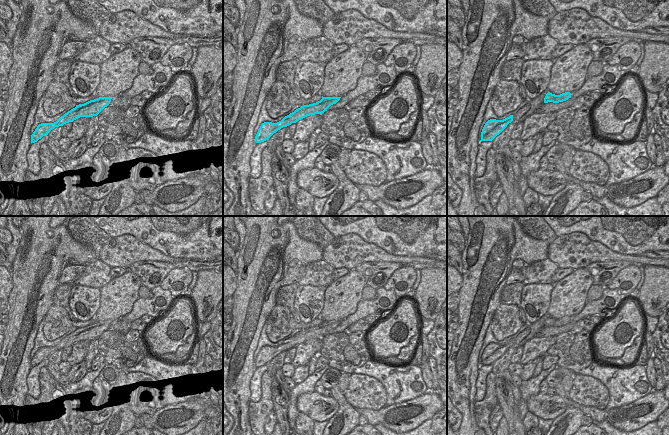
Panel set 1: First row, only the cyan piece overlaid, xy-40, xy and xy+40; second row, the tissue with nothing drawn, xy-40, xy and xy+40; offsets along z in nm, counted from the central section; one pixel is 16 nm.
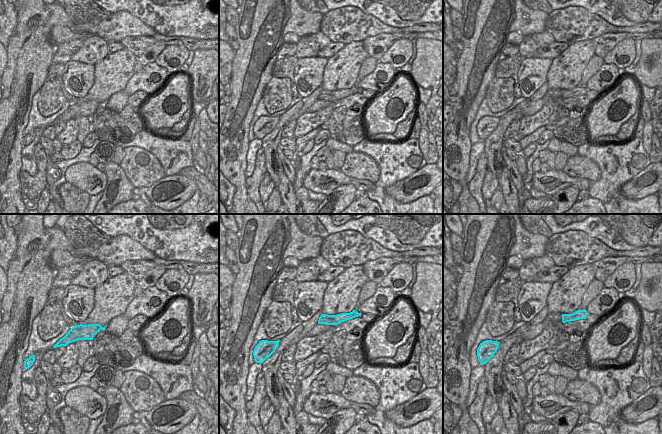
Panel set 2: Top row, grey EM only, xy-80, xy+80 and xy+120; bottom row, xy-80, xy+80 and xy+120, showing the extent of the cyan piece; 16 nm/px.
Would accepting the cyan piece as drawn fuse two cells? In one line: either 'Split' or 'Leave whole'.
Leave whole.

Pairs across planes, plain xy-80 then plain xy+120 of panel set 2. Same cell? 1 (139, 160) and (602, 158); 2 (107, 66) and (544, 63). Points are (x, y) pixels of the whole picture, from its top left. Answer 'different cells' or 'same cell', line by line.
1: different cells
2: different cells

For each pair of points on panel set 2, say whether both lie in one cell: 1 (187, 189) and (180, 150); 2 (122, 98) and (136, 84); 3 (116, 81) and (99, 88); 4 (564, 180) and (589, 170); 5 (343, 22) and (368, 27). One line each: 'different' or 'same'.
1: different
2: different
3: same
4: different
5: same

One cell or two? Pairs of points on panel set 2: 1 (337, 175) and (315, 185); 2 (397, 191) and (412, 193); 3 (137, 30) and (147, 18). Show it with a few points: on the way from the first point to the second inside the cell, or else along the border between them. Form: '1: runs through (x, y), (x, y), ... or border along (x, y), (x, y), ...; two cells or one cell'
1: runs through (331, 175), (326, 175), (321, 181); one cell
2: runs through (401, 191), (408, 195); one cell
3: border along (122, 11), (128, 11), (157, 32); two cells

